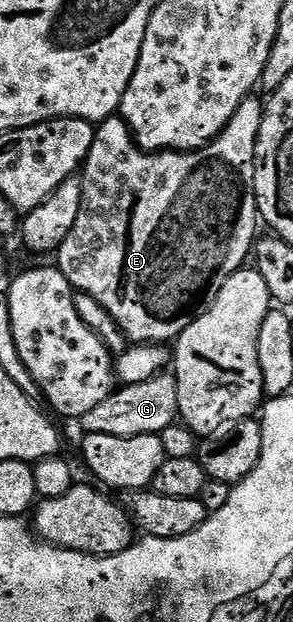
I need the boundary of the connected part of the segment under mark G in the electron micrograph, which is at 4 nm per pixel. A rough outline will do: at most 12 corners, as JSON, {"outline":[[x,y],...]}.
{"outline":[[171,373],[121,385],[78,419],[84,434],[161,434],[177,421]]}

